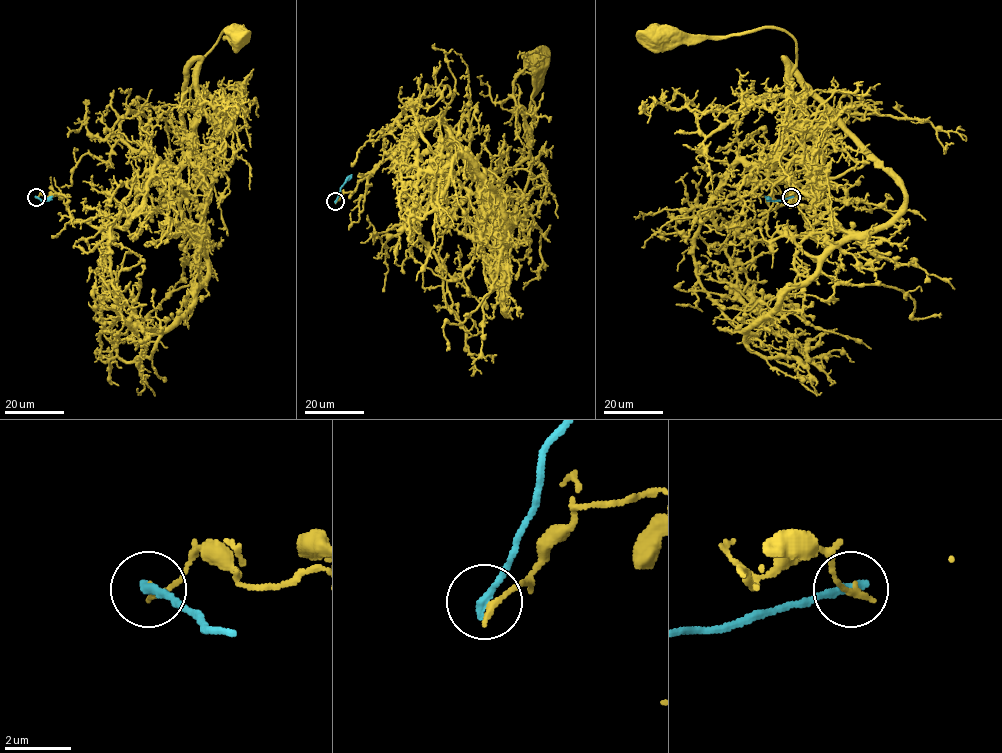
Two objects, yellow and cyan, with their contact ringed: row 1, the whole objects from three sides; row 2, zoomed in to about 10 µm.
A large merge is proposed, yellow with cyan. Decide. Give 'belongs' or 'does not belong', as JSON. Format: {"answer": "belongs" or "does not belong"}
{"answer": "does not belong"}

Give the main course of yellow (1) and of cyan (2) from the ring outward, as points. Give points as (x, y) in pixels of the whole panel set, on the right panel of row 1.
1: (792, 197), (771, 193), (738, 227), (710, 208), (736, 164), (775, 158), (795, 40), (765, 27), (652, 38)
2: (792, 197), (769, 201), (765, 196)

